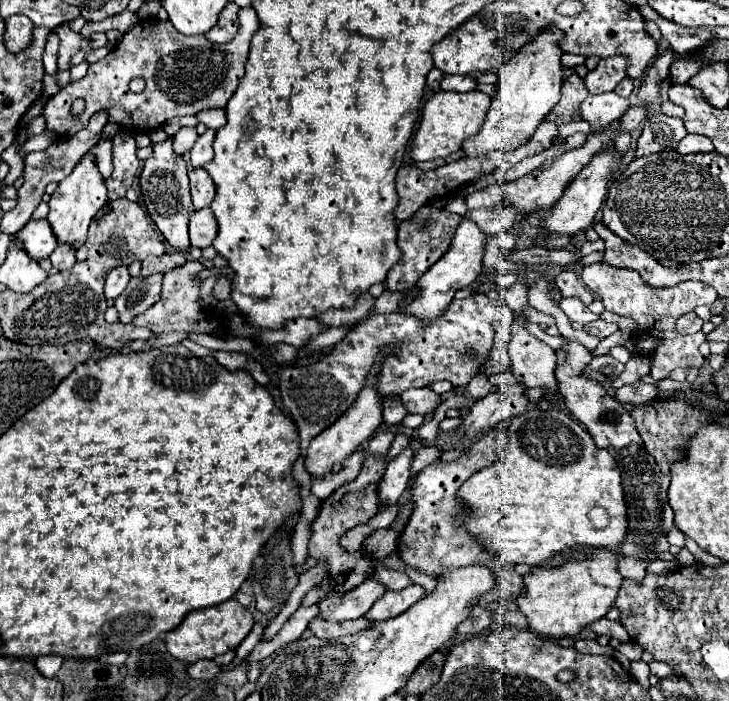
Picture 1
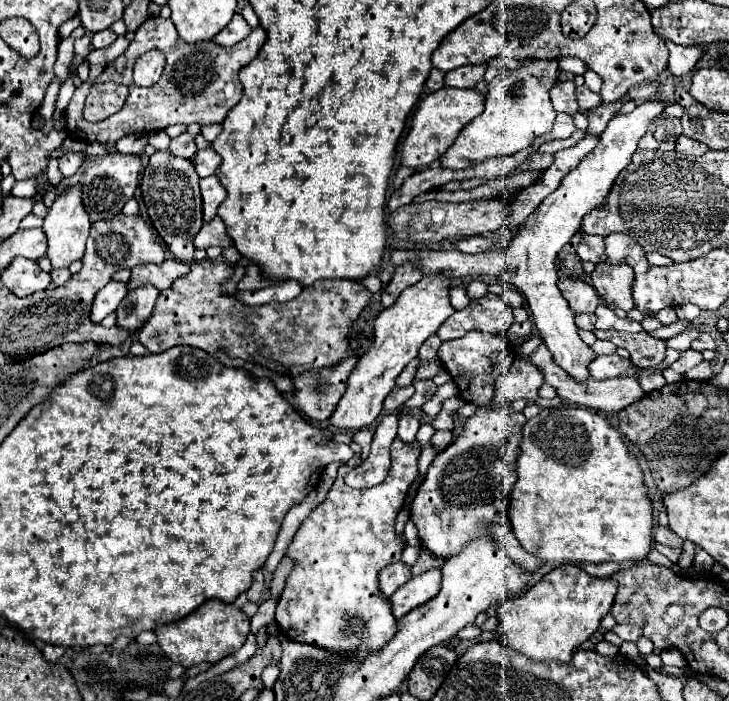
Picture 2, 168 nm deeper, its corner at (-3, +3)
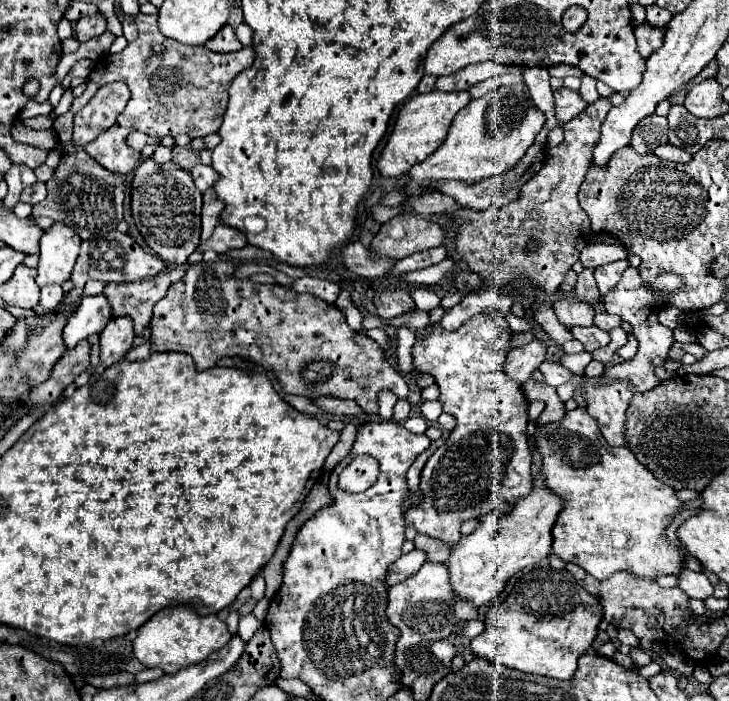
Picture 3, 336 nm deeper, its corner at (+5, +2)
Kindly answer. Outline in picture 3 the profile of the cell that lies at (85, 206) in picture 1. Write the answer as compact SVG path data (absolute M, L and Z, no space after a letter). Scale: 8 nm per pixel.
M55 223L39 241L39 267L37 267L37 285L61 285L71 277L75 259L79 255L79 235L63 223Z

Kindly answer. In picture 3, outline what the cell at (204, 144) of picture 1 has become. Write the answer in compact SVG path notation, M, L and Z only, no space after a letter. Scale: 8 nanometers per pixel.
M201 163L195 165L195 167L191 169L191 175L193 175L195 185L197 185L197 189L199 189L201 193L205 193L207 189L211 189L211 187L215 185L215 181L219 179L213 167L209 167L209 165L201 165Z

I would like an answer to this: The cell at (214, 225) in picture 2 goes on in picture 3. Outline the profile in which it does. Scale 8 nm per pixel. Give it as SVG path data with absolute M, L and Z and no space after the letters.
M219 223L217 229L215 229L215 233L213 233L213 237L211 237L211 241L201 243L199 245L199 251L211 249L215 253L229 253L231 249L241 249L245 245L247 245L245 233L241 233L239 229L233 229L229 225Z

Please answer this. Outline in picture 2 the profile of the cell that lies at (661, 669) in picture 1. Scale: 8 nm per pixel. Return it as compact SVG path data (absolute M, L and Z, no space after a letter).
M675 648L663 650L663 652L661 652L661 660L663 660L665 666L677 666L677 668L685 668L685 666L687 666L683 654L681 654L679 650L675 650Z

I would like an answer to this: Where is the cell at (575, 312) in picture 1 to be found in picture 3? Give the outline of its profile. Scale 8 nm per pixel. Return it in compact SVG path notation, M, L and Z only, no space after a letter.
M591 325L591 327L575 327L575 329L571 329L571 333L573 333L573 337L577 341L581 341L585 345L587 351L595 351L595 349L599 349L599 347L603 347L603 345L607 345L611 341L609 333L595 327L595 325Z

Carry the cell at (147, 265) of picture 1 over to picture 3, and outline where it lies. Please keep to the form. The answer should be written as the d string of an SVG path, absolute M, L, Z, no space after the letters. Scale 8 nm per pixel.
M167 267L163 273L131 285L107 283L103 297L109 301L113 317L129 317L135 337L141 337L151 325L153 305L167 293L169 285L183 279L183 275L185 271L181 267Z

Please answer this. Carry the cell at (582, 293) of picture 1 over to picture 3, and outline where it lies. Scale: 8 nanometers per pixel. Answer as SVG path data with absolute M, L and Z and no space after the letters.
M567 299L567 301L557 301L553 305L555 309L555 315L557 319L567 327L575 327L575 325L583 325L583 327L589 327L593 325L593 317L595 317L595 309L591 305L585 305L583 301L573 301L573 299Z

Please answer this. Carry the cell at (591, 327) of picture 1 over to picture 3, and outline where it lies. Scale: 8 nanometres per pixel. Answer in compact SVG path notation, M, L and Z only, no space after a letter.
M601 311L601 313L595 315L595 325L599 329L605 329L605 331L611 331L615 327L621 327L621 323L623 323L623 319L619 315L609 315L605 311Z

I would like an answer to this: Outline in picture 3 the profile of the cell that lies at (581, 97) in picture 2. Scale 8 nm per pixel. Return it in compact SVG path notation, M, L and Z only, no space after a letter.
M583 75L581 77L581 89L579 89L579 95L587 101L587 103L595 103L597 99L599 99L599 93L597 93L597 89L595 89L595 79L593 77L587 77L587 75Z

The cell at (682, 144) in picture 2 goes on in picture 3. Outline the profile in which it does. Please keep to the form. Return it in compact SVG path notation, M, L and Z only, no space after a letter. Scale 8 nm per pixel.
M663 145L653 151L663 161L677 161L677 163L689 163L693 157L689 153L683 153L681 149L675 149L673 145Z

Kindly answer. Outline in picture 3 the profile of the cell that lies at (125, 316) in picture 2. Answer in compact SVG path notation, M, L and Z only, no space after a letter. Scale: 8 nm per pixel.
M127 317L111 319L101 333L101 343L99 343L101 365L111 367L119 363L133 347L133 337L135 337L133 325L131 321L127 321Z

